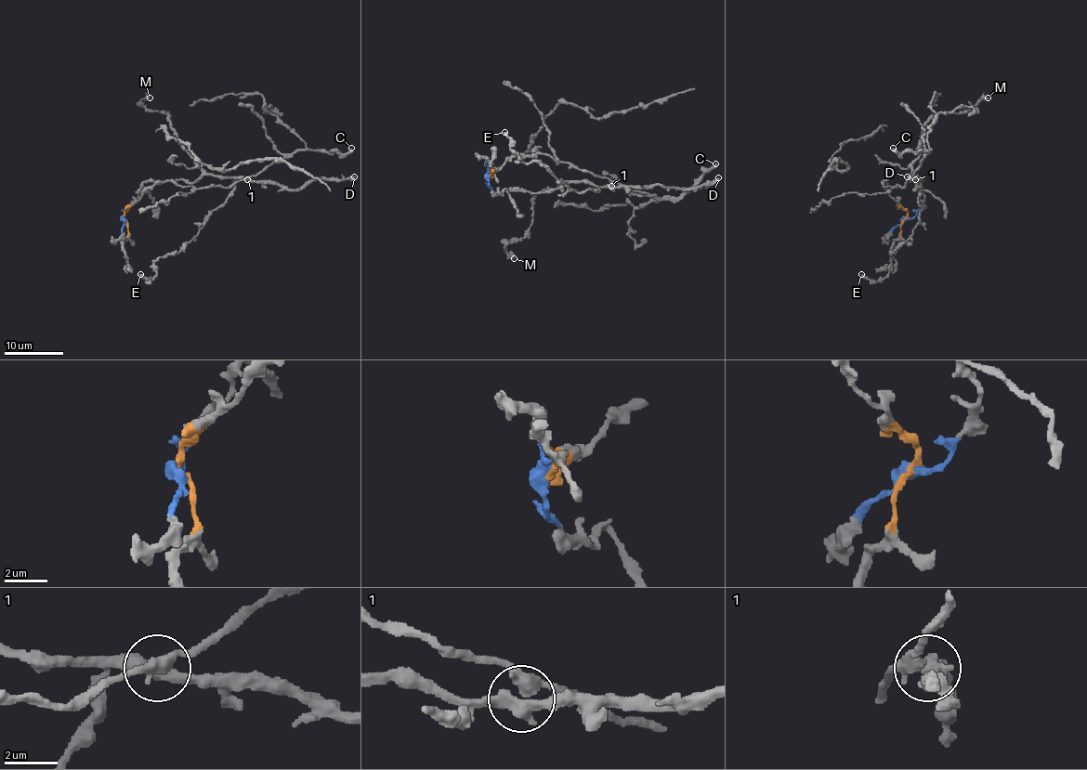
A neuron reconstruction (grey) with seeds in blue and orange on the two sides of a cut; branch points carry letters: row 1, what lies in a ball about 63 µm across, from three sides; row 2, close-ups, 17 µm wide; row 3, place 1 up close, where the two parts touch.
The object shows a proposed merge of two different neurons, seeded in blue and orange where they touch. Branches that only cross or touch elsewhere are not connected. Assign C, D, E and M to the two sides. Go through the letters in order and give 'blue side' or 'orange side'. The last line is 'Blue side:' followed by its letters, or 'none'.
C: orange side
D: blue side
E: blue side
M: blue side
Blue side: D, E, M

